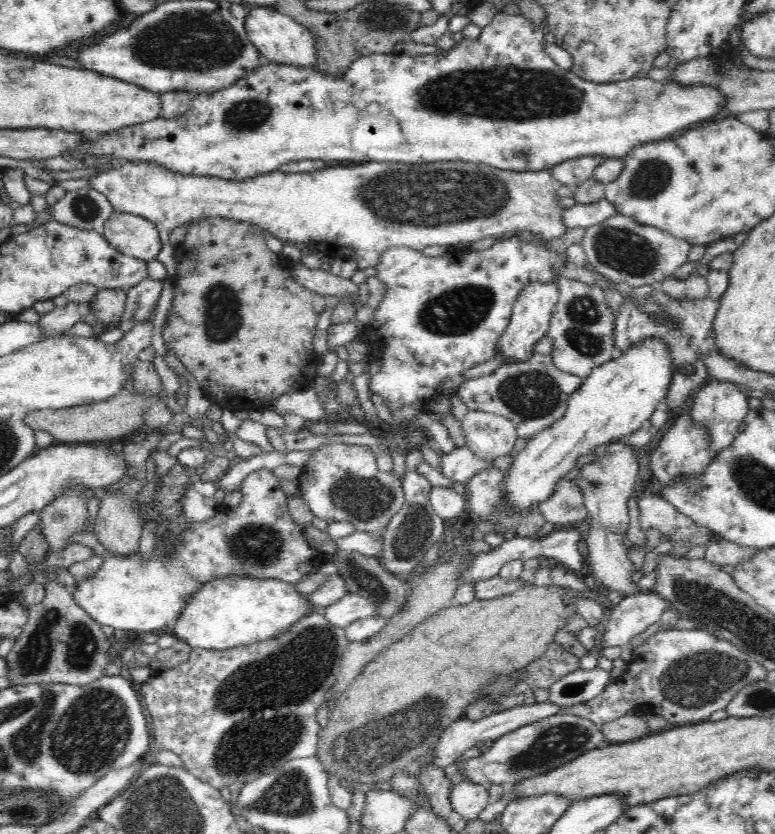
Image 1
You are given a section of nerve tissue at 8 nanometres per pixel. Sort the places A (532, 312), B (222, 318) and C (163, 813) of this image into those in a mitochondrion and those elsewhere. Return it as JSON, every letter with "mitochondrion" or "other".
{"A":"other","B":"mitochondrion","C":"mitochondrion"}

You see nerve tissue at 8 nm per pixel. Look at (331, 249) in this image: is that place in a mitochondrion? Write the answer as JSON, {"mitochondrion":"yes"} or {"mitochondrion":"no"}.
{"mitochondrion":"no"}

